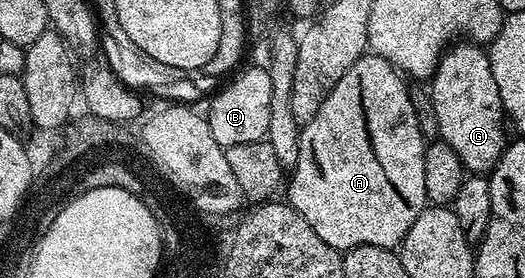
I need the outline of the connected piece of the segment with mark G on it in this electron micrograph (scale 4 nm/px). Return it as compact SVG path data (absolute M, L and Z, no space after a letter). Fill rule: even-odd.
M470 41L456 43L459 44L455 48L444 50L429 80L431 104L439 126L438 138L451 146L468 172L489 173L502 157L505 146L501 93L497 93L497 81L493 81L488 52Z

